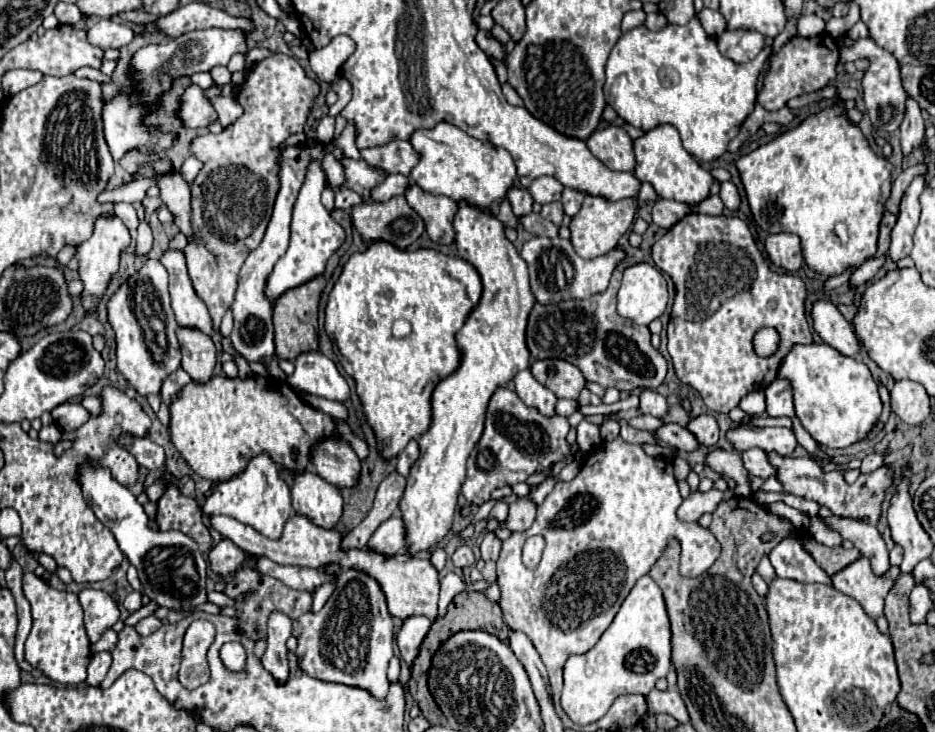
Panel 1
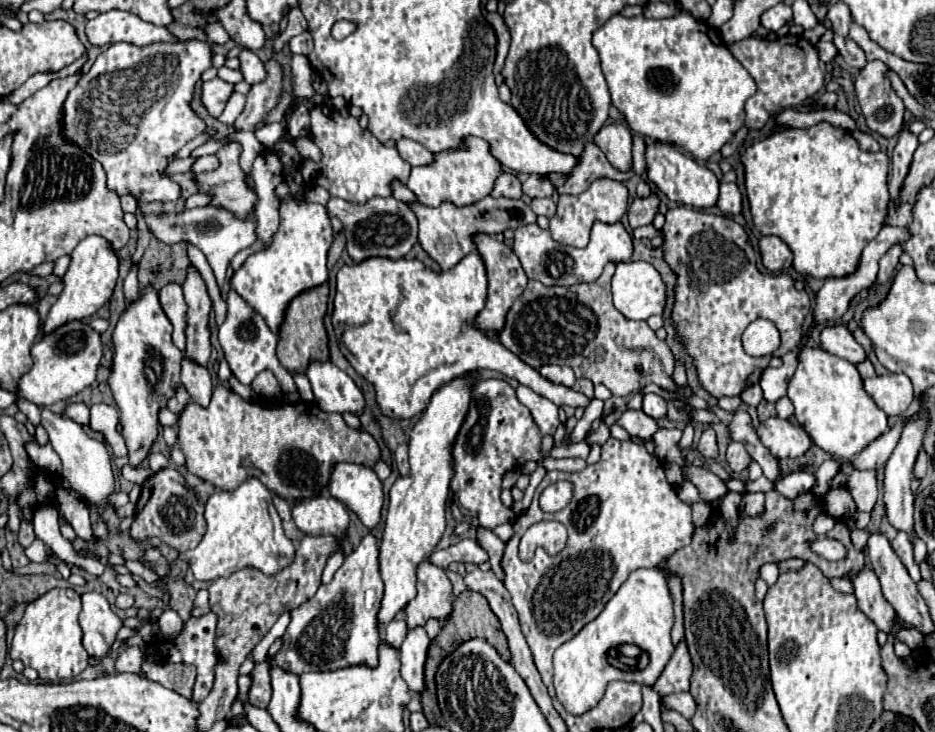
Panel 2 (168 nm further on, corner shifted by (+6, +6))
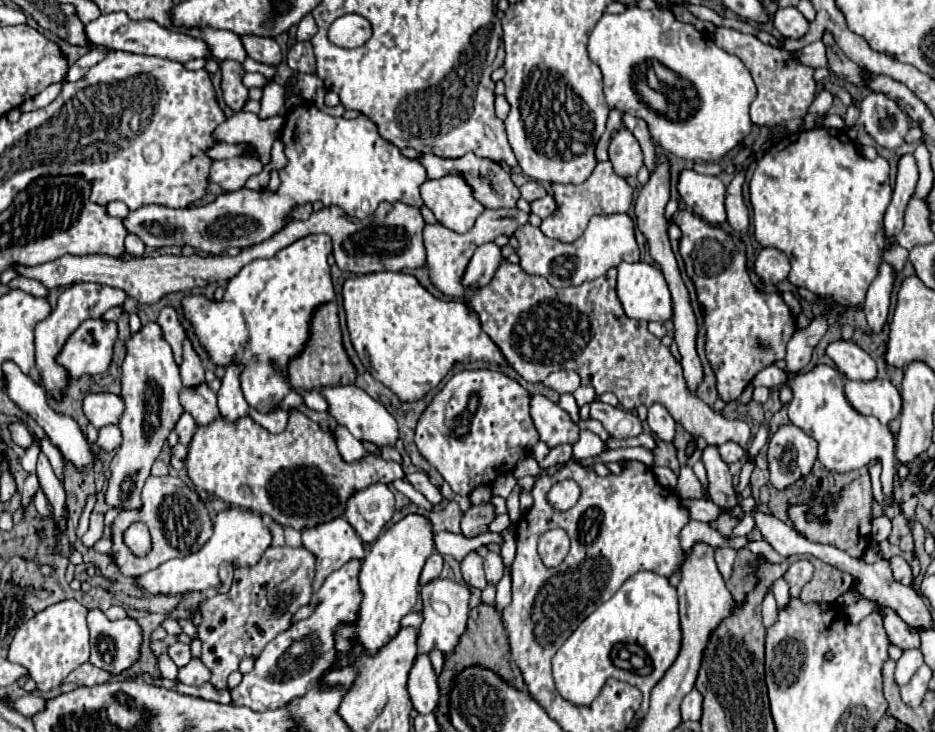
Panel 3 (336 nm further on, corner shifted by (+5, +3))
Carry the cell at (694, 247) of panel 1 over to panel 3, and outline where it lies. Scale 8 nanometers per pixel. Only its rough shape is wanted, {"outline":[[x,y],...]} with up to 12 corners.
{"outline":[[688,210],[680,254],[728,404],[784,358],[796,322],[756,292],[738,236]]}

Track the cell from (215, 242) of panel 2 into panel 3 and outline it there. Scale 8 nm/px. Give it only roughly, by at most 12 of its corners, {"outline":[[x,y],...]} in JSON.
{"outline":[[286,114],[280,188],[122,222],[146,246],[206,254],[280,232],[320,200],[356,218],[422,208],[426,170],[364,114]]}

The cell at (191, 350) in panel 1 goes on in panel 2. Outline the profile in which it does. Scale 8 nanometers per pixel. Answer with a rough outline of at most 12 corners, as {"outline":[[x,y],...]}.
{"outline":[[183,357],[181,383],[195,403],[209,405],[207,367]]}

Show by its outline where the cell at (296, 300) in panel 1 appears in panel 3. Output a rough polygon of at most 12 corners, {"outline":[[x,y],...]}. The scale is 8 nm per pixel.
{"outline":[[336,302],[312,318],[308,348],[288,366],[296,390],[354,384]]}

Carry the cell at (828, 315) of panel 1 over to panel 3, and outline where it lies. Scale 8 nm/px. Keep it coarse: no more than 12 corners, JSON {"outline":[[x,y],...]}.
{"outline":[[852,342],[826,354],[848,380],[874,380],[876,362]]}

